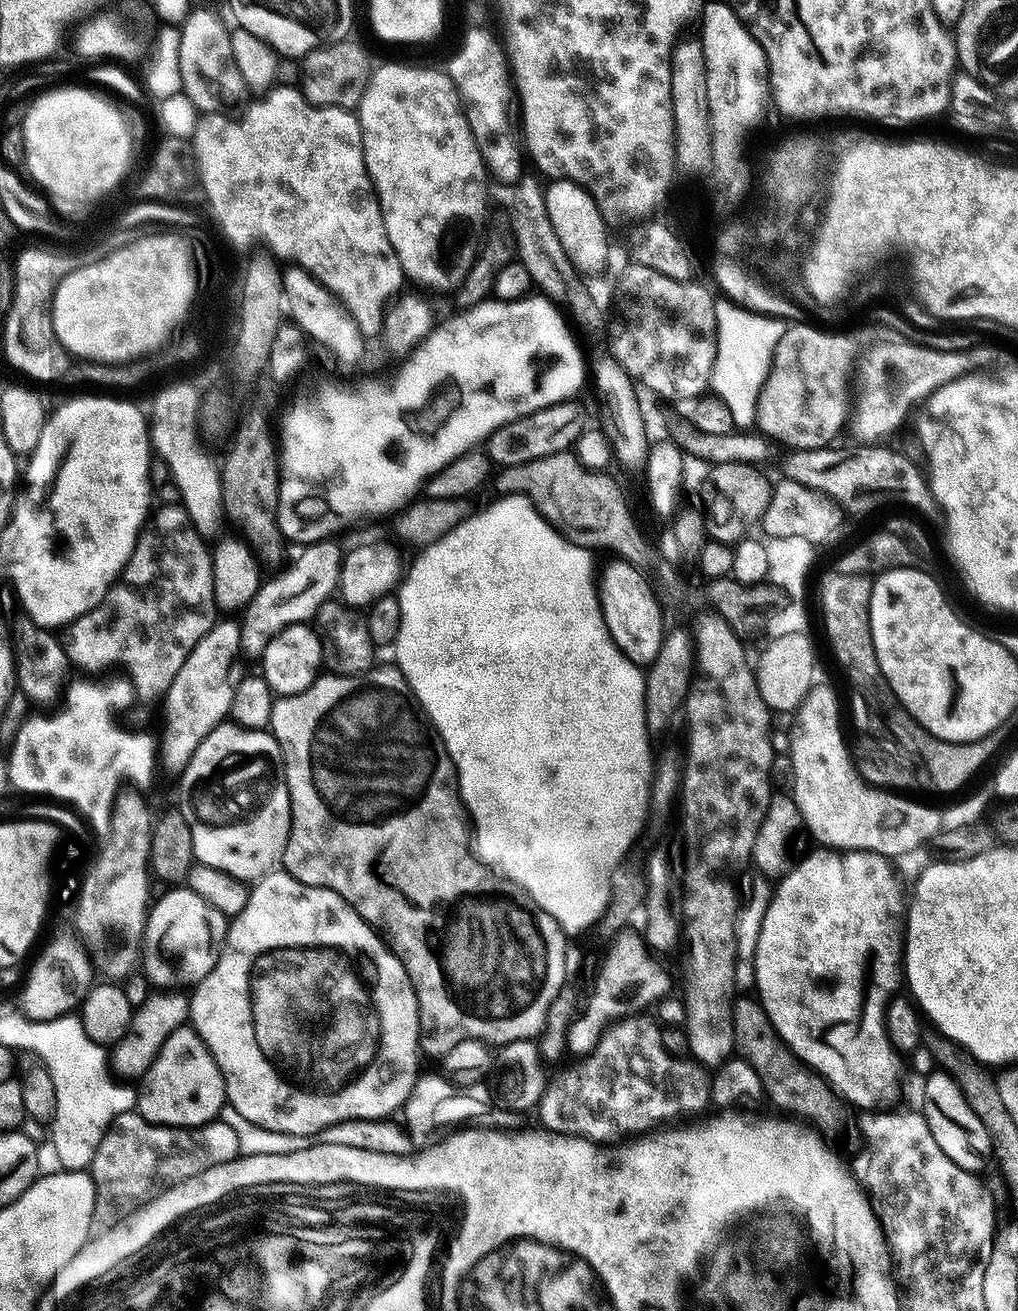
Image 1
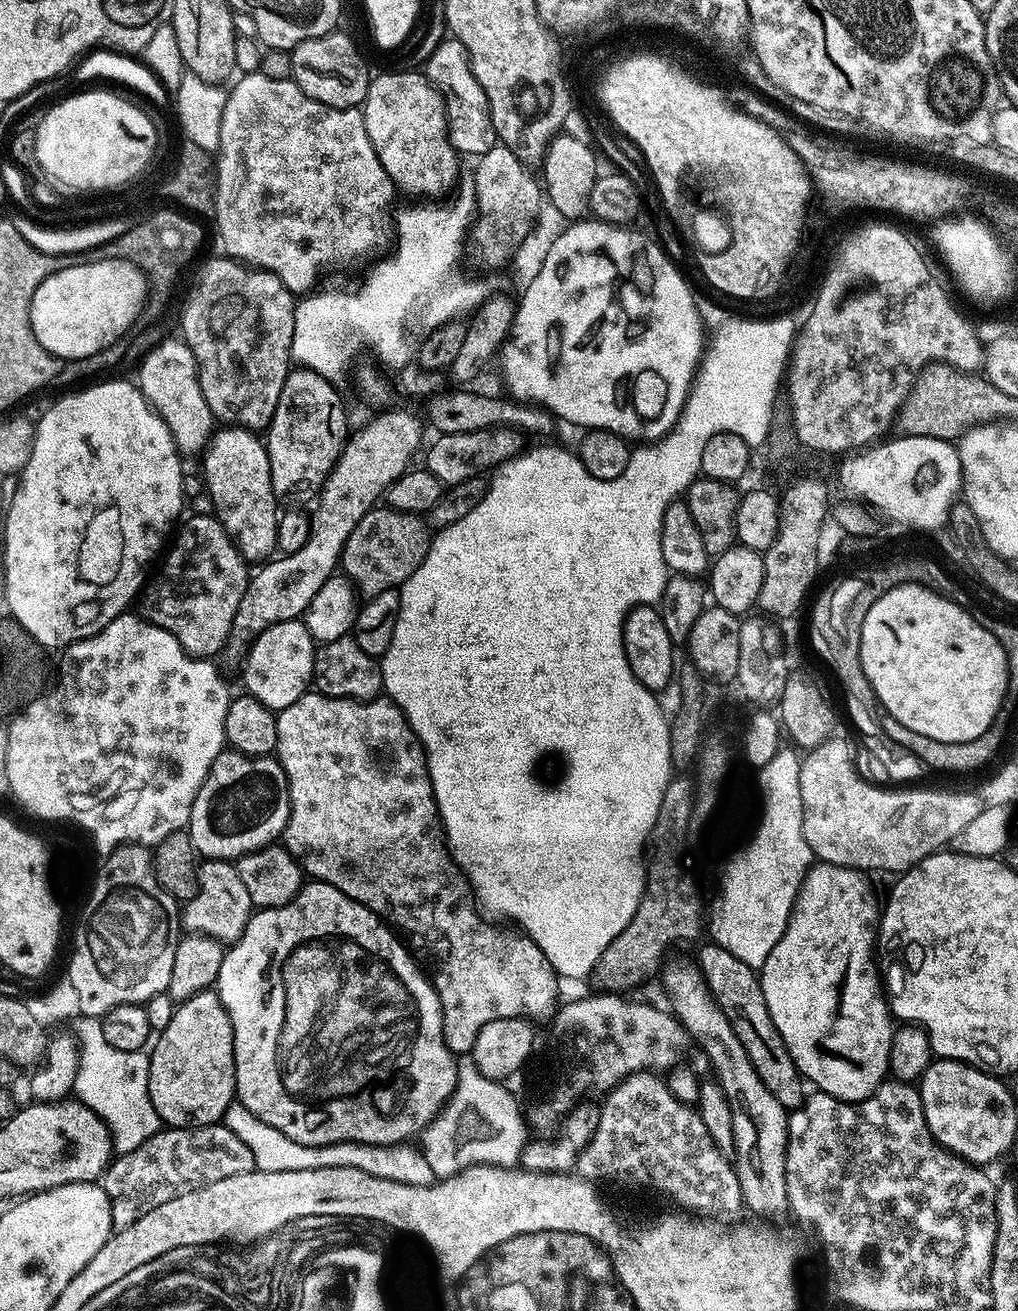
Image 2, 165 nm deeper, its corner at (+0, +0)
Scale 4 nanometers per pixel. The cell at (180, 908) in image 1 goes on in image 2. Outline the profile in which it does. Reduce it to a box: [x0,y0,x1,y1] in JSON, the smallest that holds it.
[182,859,254,942]

